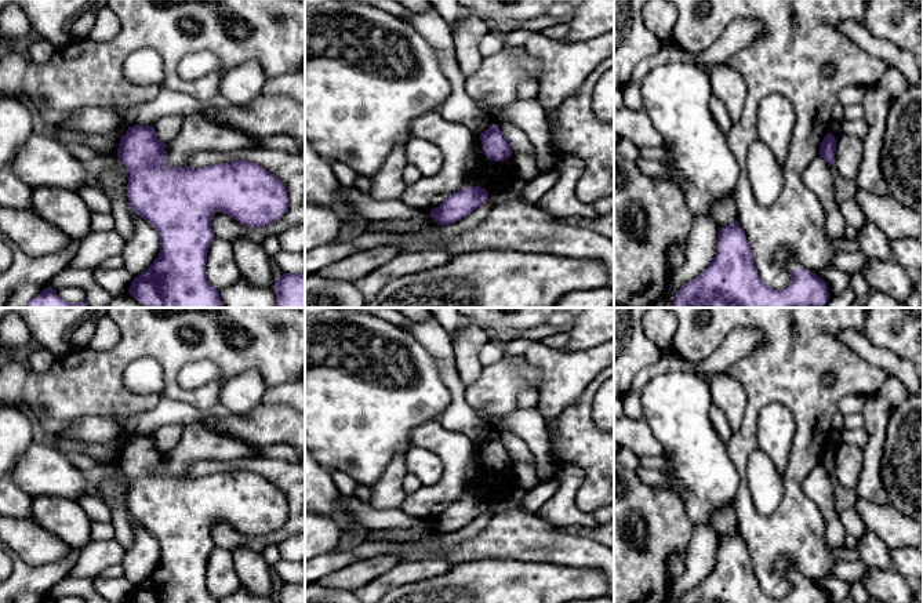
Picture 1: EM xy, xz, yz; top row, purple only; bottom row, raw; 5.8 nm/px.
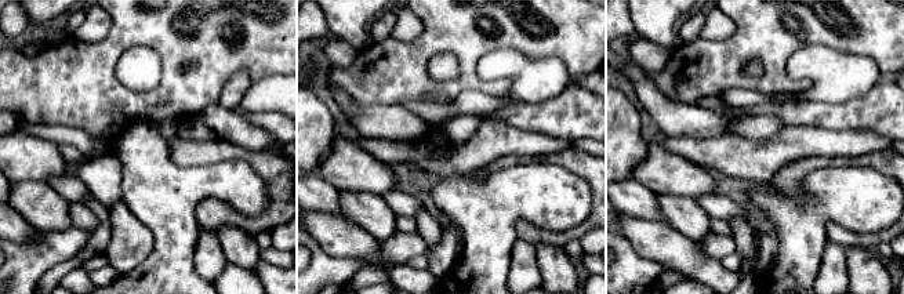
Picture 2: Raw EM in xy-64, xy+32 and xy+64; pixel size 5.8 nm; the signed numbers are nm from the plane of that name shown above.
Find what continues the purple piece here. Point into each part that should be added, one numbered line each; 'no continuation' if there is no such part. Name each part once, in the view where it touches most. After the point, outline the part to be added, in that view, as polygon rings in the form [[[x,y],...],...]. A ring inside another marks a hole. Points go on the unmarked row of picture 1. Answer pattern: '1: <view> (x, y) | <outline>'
no continuation

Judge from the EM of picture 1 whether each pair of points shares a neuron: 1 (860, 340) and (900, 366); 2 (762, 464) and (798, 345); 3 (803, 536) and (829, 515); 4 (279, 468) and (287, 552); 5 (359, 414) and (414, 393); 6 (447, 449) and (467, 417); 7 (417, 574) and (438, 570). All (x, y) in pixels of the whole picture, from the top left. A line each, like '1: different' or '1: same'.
1: same
2: different
3: different
4: different
5: same
6: different
7: same

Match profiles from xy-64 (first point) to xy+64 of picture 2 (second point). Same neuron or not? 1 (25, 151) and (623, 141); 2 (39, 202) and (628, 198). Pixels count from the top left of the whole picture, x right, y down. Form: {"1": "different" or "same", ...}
{"1": "different", "2": "different"}

